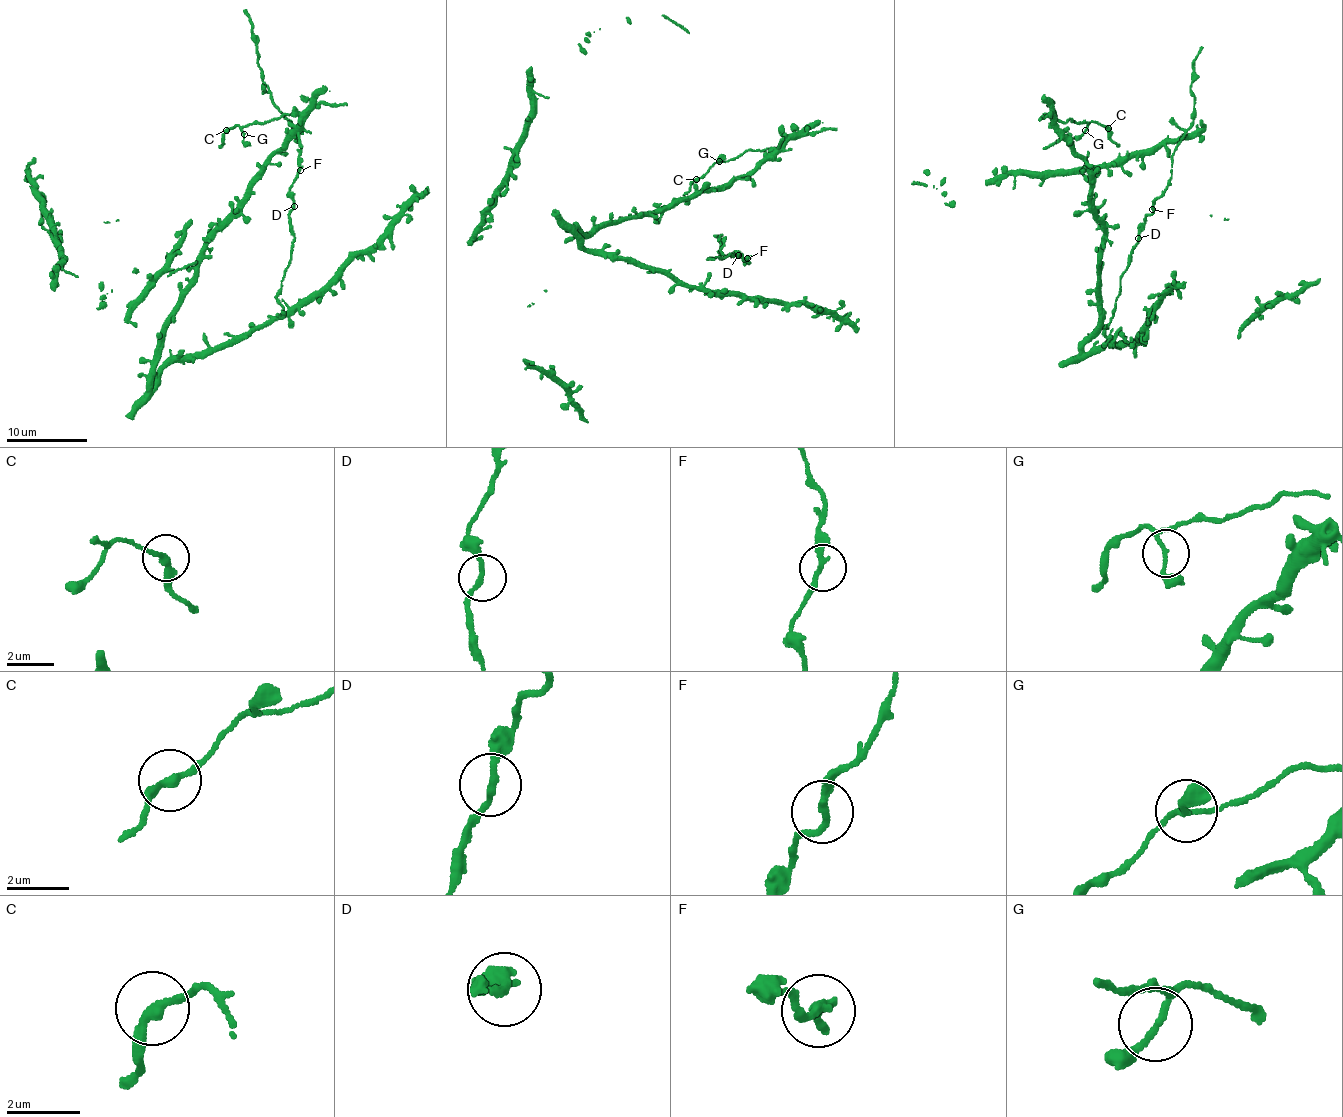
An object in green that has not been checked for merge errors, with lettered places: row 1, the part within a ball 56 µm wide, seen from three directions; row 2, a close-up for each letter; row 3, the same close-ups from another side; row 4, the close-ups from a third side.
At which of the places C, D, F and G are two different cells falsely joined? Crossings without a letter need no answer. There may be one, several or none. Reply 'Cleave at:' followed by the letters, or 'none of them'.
Cleave at: none of them

